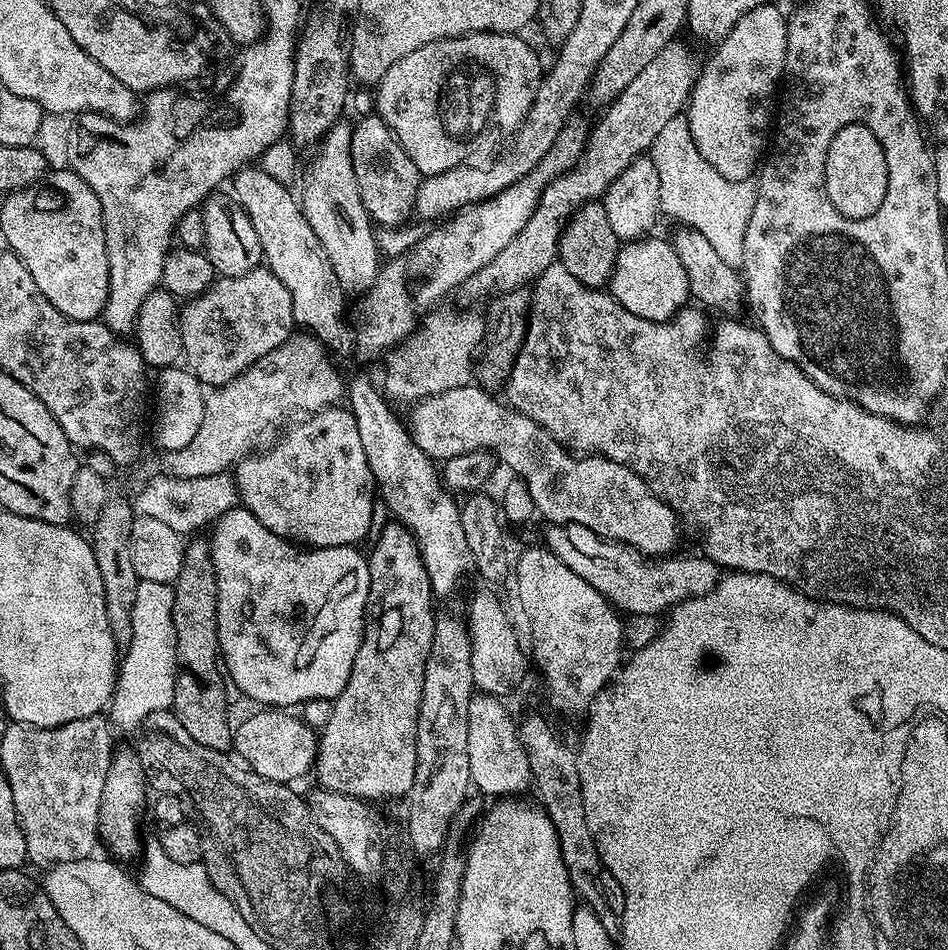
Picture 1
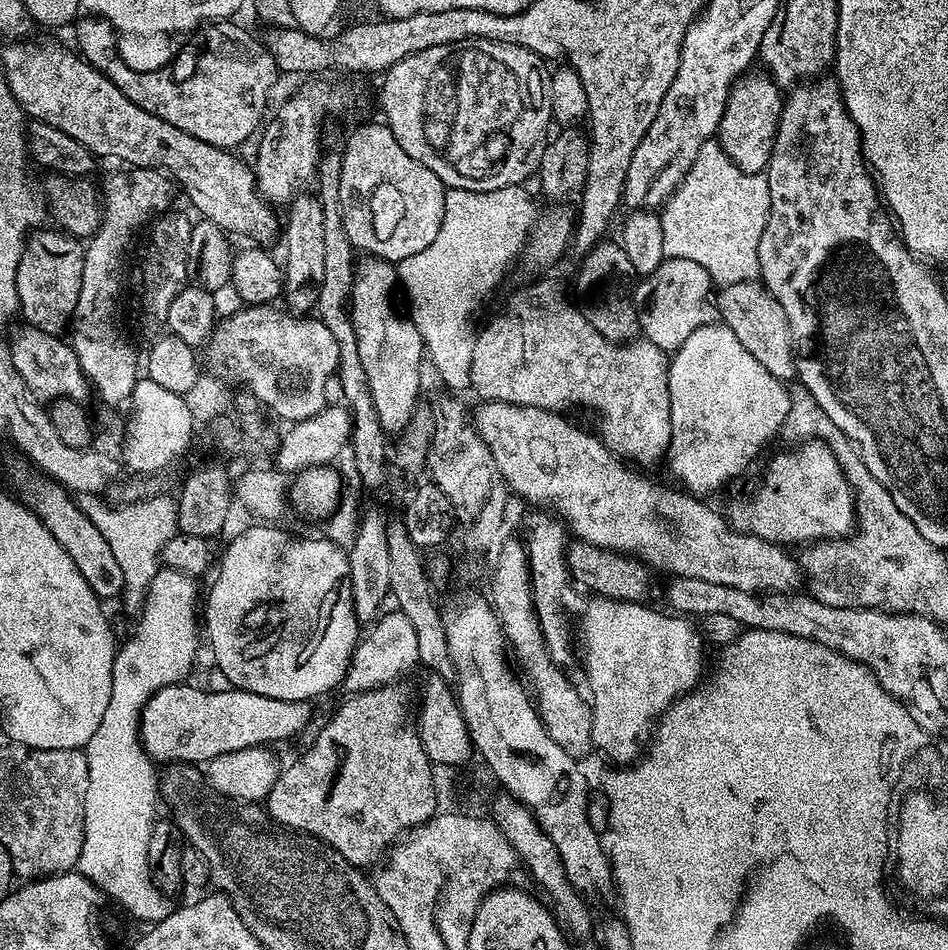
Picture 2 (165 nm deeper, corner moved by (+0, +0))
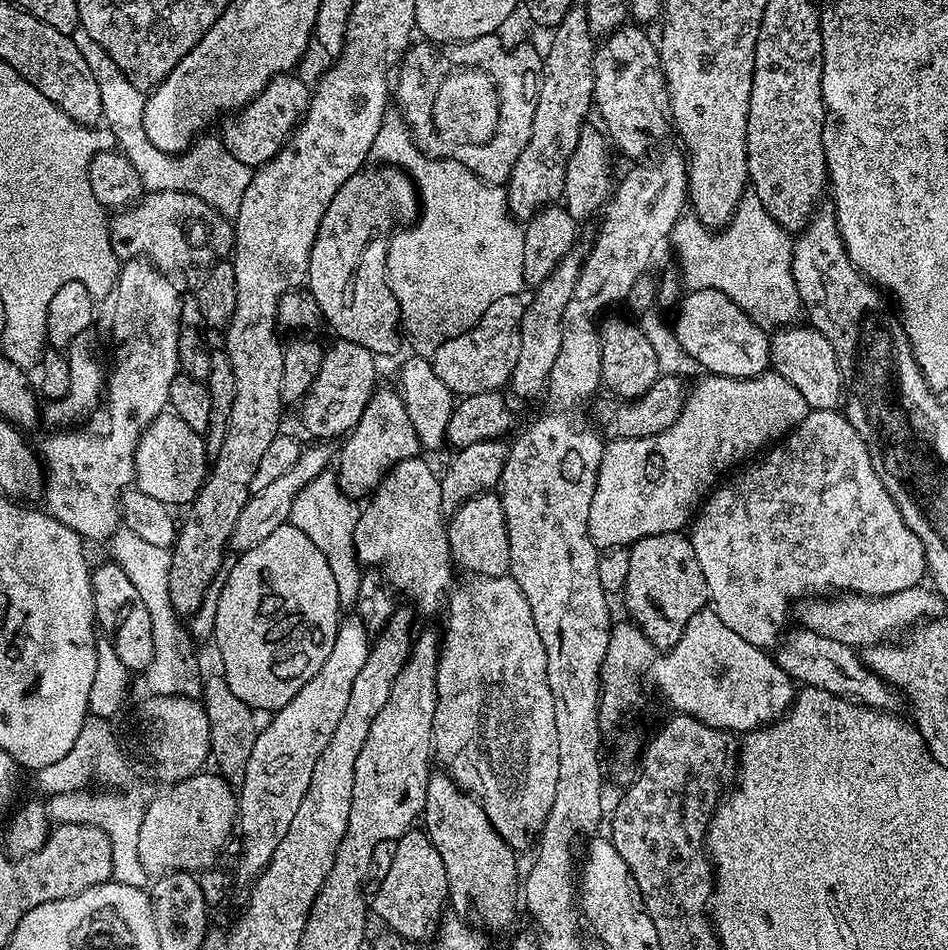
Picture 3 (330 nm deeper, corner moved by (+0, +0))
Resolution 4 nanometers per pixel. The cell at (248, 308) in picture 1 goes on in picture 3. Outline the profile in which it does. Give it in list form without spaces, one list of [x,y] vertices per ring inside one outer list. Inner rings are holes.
[[[340,340],[327,345],[324,360],[320,363],[318,378],[314,378],[311,390],[304,395],[300,408],[300,420],[312,438],[331,441],[331,436],[347,437],[352,427],[362,418],[366,402],[378,387],[376,381],[377,357],[362,342]]]

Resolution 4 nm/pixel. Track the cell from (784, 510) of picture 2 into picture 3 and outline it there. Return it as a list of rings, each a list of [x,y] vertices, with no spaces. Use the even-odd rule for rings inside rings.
[[[817,408],[809,411],[808,416],[796,428],[788,432],[775,446],[769,447],[763,456],[764,460],[756,458],[745,463],[739,469],[741,472],[737,476],[729,475],[704,500],[690,524],[690,529],[692,528],[690,539],[694,546],[694,555],[698,558],[698,566],[702,566],[702,574],[706,574],[711,607],[718,614],[718,618],[722,618],[722,622],[726,622],[726,626],[734,630],[734,634],[746,638],[750,646],[772,650],[776,648],[785,631],[784,623],[788,620],[788,611],[791,608],[793,611],[794,605],[809,594],[824,594],[829,590],[835,590],[840,594],[856,592],[860,596],[889,596],[898,594],[898,590],[917,587],[923,581],[920,579],[925,579],[928,563],[922,542],[918,534],[914,534],[914,530],[906,526],[894,498],[890,496],[886,486],[882,484],[882,478],[878,478],[874,470],[874,462],[870,458],[870,450],[866,450],[866,442],[862,442],[858,430],[854,430],[854,426],[848,421],[843,411],[830,408]]]

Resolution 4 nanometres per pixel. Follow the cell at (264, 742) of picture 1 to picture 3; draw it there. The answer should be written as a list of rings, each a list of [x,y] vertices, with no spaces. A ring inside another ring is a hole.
[[[201,770],[192,777],[185,780],[178,781],[175,784],[165,787],[164,793],[161,796],[156,796],[148,804],[148,809],[143,809],[140,817],[140,829],[138,830],[138,858],[142,858],[142,866],[149,874],[163,874],[167,871],[170,872],[190,872],[195,873],[197,870],[203,870],[213,863],[212,860],[216,856],[216,851],[223,846],[228,840],[228,835],[233,835],[234,825],[238,820],[238,796],[234,791],[233,785],[229,784],[221,775],[215,771],[208,772],[209,770]]]

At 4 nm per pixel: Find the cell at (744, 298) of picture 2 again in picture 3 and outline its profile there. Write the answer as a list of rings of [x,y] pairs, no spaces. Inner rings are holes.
[[[785,326],[775,329],[770,336],[770,361],[774,372],[790,382],[805,398],[809,409],[841,407],[846,395],[844,379],[838,366],[838,354],[834,354],[834,346],[811,326]]]

